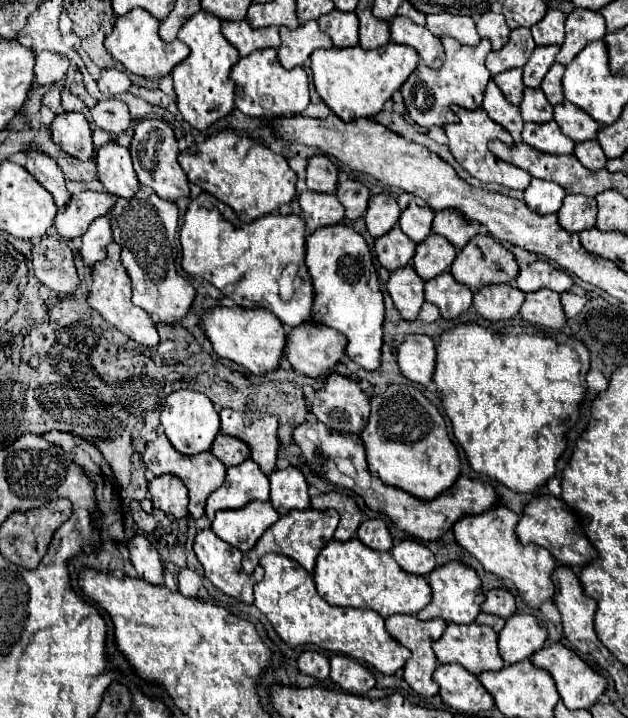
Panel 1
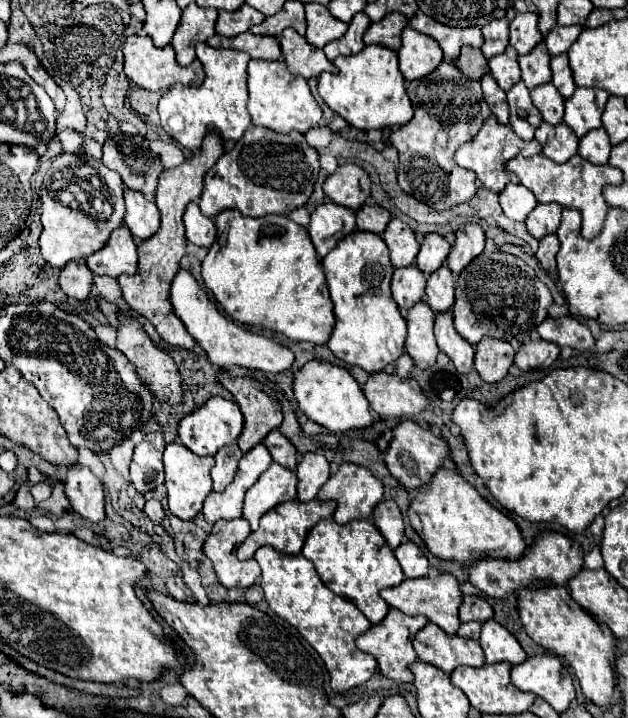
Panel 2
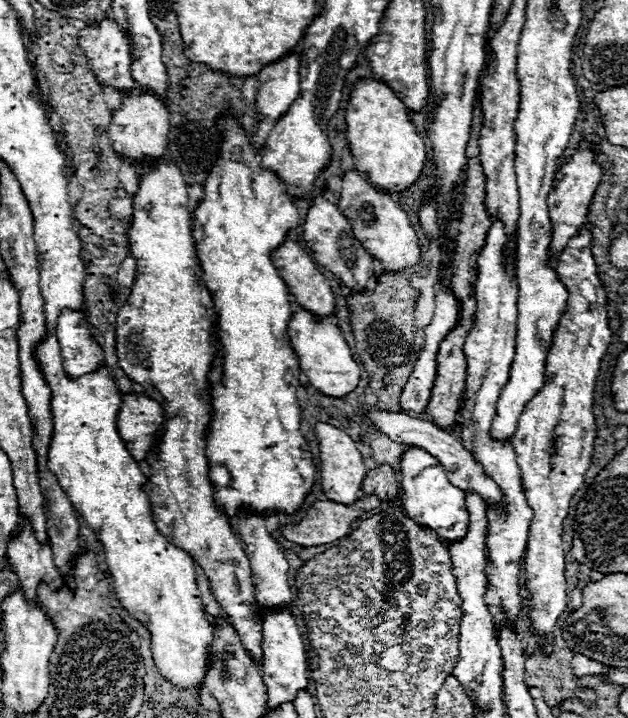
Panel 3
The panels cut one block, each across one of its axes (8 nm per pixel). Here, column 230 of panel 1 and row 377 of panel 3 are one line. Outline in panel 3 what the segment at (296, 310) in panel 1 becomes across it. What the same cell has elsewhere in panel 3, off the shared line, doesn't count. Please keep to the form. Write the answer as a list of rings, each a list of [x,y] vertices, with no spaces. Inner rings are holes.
[[[226,118],[218,124],[218,128],[224,132],[224,142],[222,142],[222,150],[220,150],[220,158],[218,162],[214,164],[210,176],[206,178],[206,184],[204,184],[204,202],[198,206],[196,210],[196,218],[194,218],[194,246],[196,246],[196,254],[198,254],[198,260],[202,264],[202,280],[204,280],[204,286],[210,290],[210,296],[214,300],[214,310],[218,312],[218,330],[220,330],[220,338],[218,338],[218,350],[216,350],[216,358],[214,358],[214,364],[212,364],[212,370],[208,374],[208,380],[210,380],[210,386],[212,386],[212,420],[208,424],[208,432],[206,432],[206,456],[208,456],[208,462],[210,462],[210,480],[212,480],[212,486],[214,486],[214,500],[216,500],[216,506],[228,516],[228,520],[232,520],[240,508],[246,508],[248,512],[256,512],[256,514],[266,514],[266,512],[284,512],[288,516],[294,516],[298,514],[302,508],[304,508],[304,500],[306,496],[312,492],[312,486],[316,482],[316,464],[314,464],[314,456],[308,448],[308,442],[306,438],[302,436],[300,432],[300,418],[302,418],[302,412],[300,412],[300,406],[298,406],[298,398],[296,398],[296,390],[300,386],[300,362],[298,362],[298,356],[296,352],[292,350],[290,346],[290,338],[286,336],[288,334],[288,322],[292,318],[292,304],[288,302],[288,288],[284,284],[284,280],[280,278],[278,270],[274,268],[272,264],[272,250],[278,248],[290,234],[290,230],[298,228],[300,226],[300,216],[298,216],[298,210],[296,210],[296,204],[286,196],[286,190],[284,190],[284,184],[276,178],[274,172],[270,170],[262,170],[260,168],[260,162],[262,162],[262,152],[258,154],[246,132],[242,130],[242,126],[238,126],[232,118]]]

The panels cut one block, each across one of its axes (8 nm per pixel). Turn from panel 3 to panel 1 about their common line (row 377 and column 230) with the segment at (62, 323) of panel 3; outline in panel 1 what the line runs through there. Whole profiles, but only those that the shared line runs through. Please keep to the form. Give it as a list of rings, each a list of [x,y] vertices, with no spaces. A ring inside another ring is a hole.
[[[270,48],[256,50],[240,58],[232,66],[230,78],[236,84],[236,96],[234,96],[236,108],[242,110],[246,116],[264,116],[264,118],[292,116],[304,112],[304,108],[310,104],[306,72],[300,66],[284,70],[284,66],[276,58],[276,50]]]

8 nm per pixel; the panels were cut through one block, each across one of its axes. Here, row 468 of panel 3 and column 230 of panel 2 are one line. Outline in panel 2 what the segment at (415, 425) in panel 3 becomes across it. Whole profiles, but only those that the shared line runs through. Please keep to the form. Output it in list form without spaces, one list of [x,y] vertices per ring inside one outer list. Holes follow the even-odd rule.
[[[230,444],[228,448],[222,448],[216,454],[216,464],[210,472],[212,482],[214,482],[214,488],[212,488],[214,492],[224,492],[224,488],[232,482],[240,458],[242,458],[242,452],[240,452],[238,444]]]

